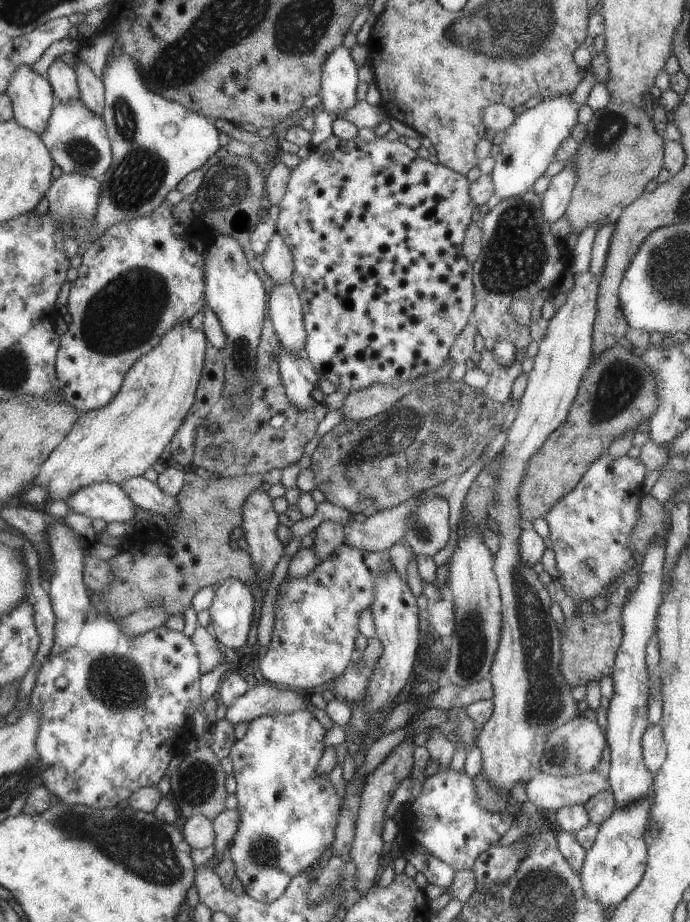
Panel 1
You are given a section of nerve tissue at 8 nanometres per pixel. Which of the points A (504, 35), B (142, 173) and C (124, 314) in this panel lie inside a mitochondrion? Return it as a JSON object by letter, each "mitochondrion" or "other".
{"A":"mitochondrion","B":"mitochondrion","C":"mitochondrion"}

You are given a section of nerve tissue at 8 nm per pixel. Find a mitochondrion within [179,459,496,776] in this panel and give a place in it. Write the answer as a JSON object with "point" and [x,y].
{"point":[472,643]}

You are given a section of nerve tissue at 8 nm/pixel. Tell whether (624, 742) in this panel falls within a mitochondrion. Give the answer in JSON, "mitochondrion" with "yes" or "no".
{"mitochondrion":"no"}

